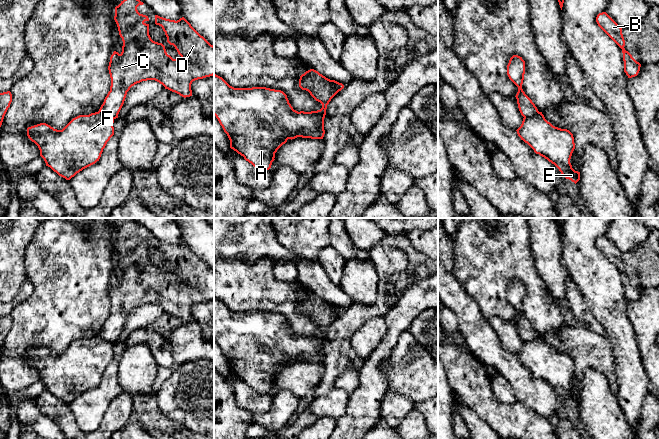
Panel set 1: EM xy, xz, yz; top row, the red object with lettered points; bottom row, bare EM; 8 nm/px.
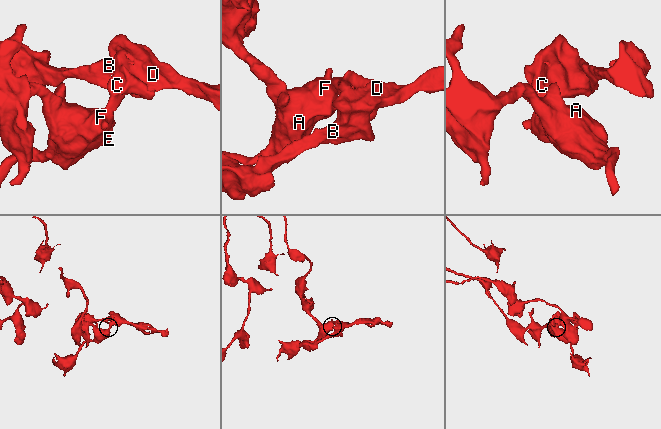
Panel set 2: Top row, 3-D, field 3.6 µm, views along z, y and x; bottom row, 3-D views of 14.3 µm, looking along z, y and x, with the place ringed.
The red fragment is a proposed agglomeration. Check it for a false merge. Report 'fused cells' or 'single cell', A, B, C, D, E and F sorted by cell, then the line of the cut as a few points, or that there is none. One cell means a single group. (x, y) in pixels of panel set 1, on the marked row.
fused cells; groups A E F / B C D; cut xy (98, 111), (113, 120)

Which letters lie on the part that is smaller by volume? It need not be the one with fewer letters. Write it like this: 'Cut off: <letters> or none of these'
Cut off: B, C, D

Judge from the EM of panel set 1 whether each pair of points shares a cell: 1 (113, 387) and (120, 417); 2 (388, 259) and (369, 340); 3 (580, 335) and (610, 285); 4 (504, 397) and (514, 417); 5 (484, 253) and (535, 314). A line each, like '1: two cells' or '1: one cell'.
1: two cells
2: two cells
3: two cells
4: two cells
5: one cell

